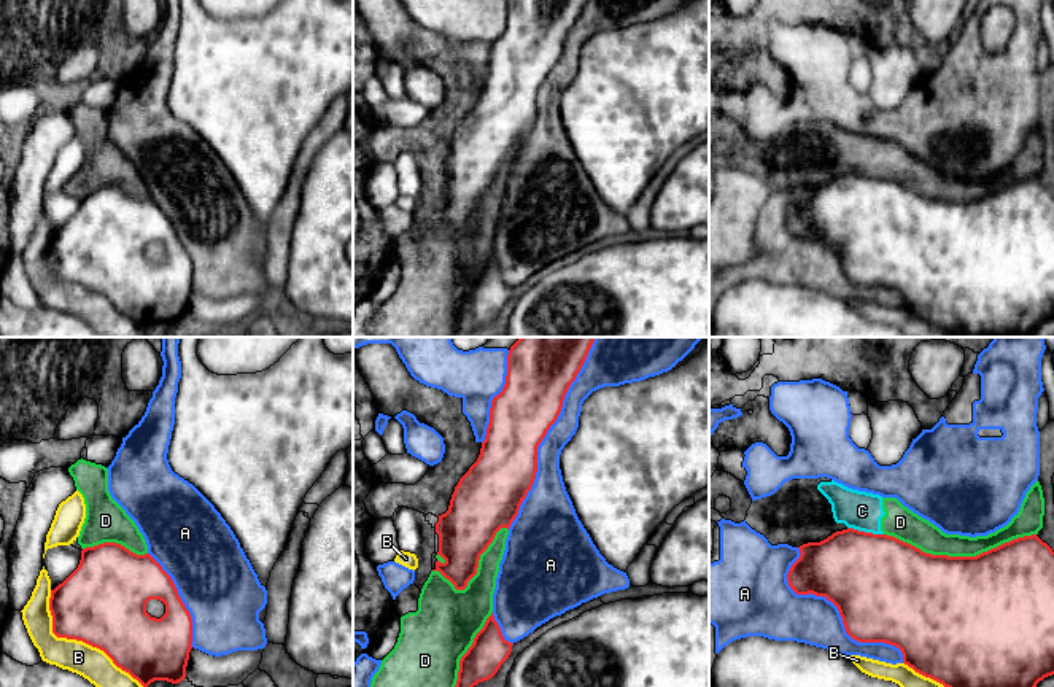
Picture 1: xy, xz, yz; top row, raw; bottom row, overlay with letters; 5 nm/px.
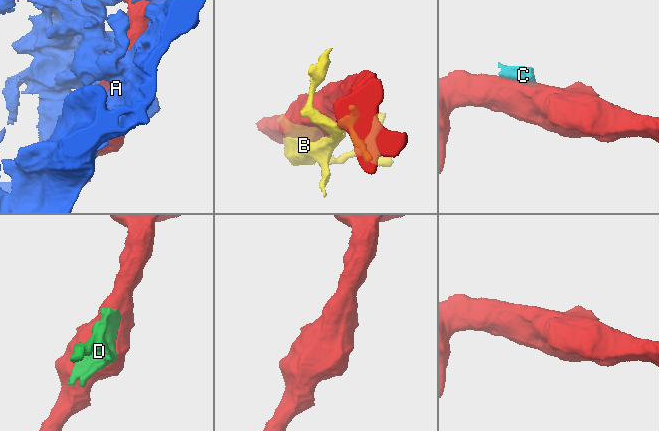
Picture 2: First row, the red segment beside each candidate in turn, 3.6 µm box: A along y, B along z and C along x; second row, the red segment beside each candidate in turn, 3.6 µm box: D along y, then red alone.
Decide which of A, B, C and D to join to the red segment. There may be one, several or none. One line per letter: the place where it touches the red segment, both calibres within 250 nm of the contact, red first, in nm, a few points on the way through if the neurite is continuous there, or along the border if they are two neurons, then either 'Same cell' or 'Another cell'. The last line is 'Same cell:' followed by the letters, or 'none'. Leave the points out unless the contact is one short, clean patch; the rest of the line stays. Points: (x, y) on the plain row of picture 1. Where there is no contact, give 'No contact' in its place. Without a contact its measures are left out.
A: Touches red at yz (838, 253). Thickness 500 nm (red) against 240 nm. Another cell
B: Touches red at xy (78, 283). Thickness 440 nm (red) against 160 nm. Another cell
C: Touches red at yz (864, 175). Thickness 460 nm (red) against 200 nm. Another cell
D: Touches red at yz (960, 201). Thickness 500 nm (red) against 150 nm. Another cell
Same cell: none

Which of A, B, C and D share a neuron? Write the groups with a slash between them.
A / B / C D

